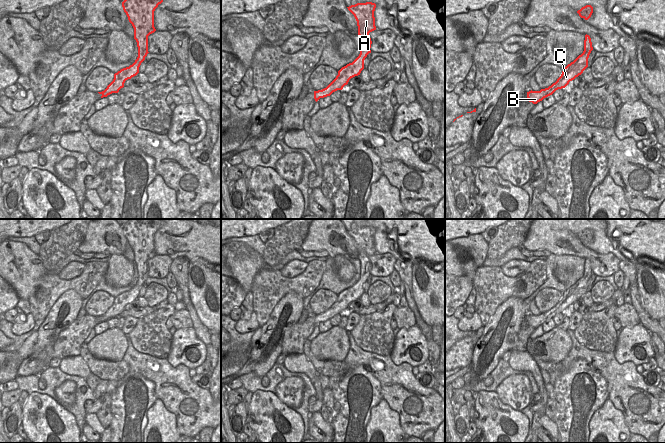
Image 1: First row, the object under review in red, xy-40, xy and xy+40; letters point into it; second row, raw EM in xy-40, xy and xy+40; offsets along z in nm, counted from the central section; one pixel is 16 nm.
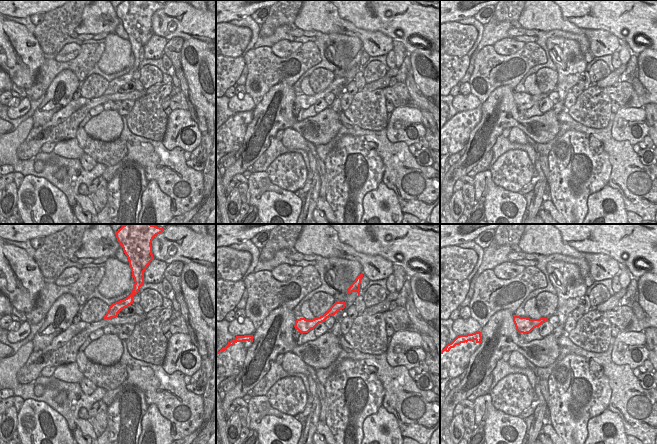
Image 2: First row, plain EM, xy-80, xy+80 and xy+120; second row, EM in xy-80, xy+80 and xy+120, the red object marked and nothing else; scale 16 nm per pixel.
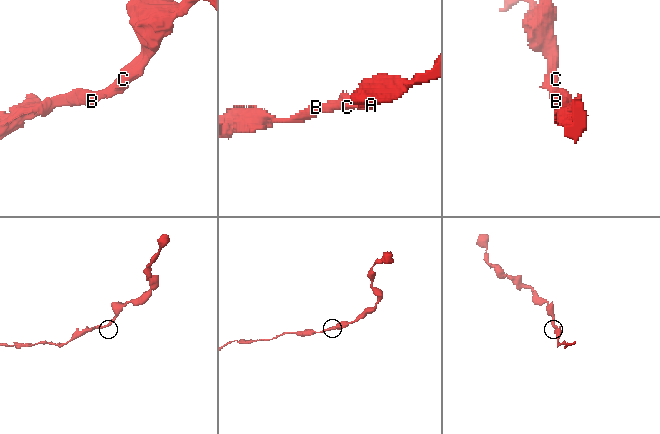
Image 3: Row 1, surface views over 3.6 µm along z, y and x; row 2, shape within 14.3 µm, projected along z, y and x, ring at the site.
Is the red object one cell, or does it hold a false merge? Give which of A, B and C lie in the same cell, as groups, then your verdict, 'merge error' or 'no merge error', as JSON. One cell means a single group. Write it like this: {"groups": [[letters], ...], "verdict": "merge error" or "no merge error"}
{"groups": [["A", "B", "C"]], "verdict": "no merge error"}

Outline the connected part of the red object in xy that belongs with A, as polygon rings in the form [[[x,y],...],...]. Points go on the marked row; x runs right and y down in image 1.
[[[372,2],[357,3],[347,7],[354,15],[357,26],[358,35],[360,36],[360,54],[352,62],[342,67],[338,71],[336,78],[324,89],[314,91],[314,99],[317,102],[320,98],[330,96],[337,90],[342,90],[349,80],[355,76],[360,75],[364,69],[364,60],[369,53],[371,53],[371,38],[369,33],[376,30],[374,11],[376,4]]]

